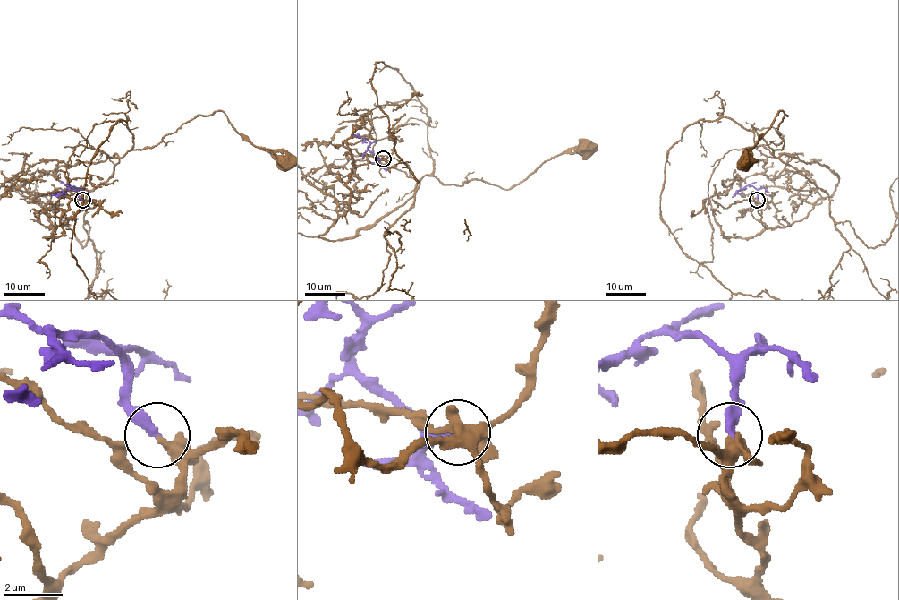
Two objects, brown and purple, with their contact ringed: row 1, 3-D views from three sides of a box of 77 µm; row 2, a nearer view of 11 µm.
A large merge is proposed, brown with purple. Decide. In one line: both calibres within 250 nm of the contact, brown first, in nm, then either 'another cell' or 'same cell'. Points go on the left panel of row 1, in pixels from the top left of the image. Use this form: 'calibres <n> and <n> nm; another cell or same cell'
calibres 280 and 320 nm; same cell

